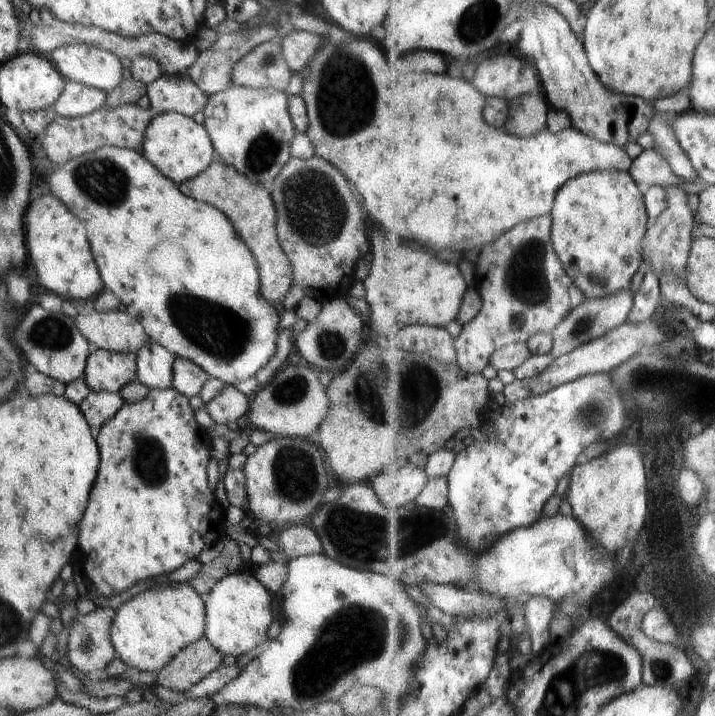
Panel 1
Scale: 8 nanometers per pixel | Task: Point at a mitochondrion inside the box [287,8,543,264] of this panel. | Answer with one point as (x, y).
(332, 122)

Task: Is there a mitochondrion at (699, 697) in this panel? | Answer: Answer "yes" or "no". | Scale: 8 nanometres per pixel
no

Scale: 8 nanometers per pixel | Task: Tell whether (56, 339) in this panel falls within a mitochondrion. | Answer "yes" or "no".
yes

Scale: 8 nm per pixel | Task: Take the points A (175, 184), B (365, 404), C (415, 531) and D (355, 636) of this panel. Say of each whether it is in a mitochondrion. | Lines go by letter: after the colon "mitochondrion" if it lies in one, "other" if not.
A: other
B: mitochondrion
C: mitochondrion
D: mitochondrion

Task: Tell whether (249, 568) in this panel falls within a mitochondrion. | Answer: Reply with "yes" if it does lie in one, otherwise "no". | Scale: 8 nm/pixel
no

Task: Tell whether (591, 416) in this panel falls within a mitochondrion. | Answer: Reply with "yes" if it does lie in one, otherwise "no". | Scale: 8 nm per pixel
yes

